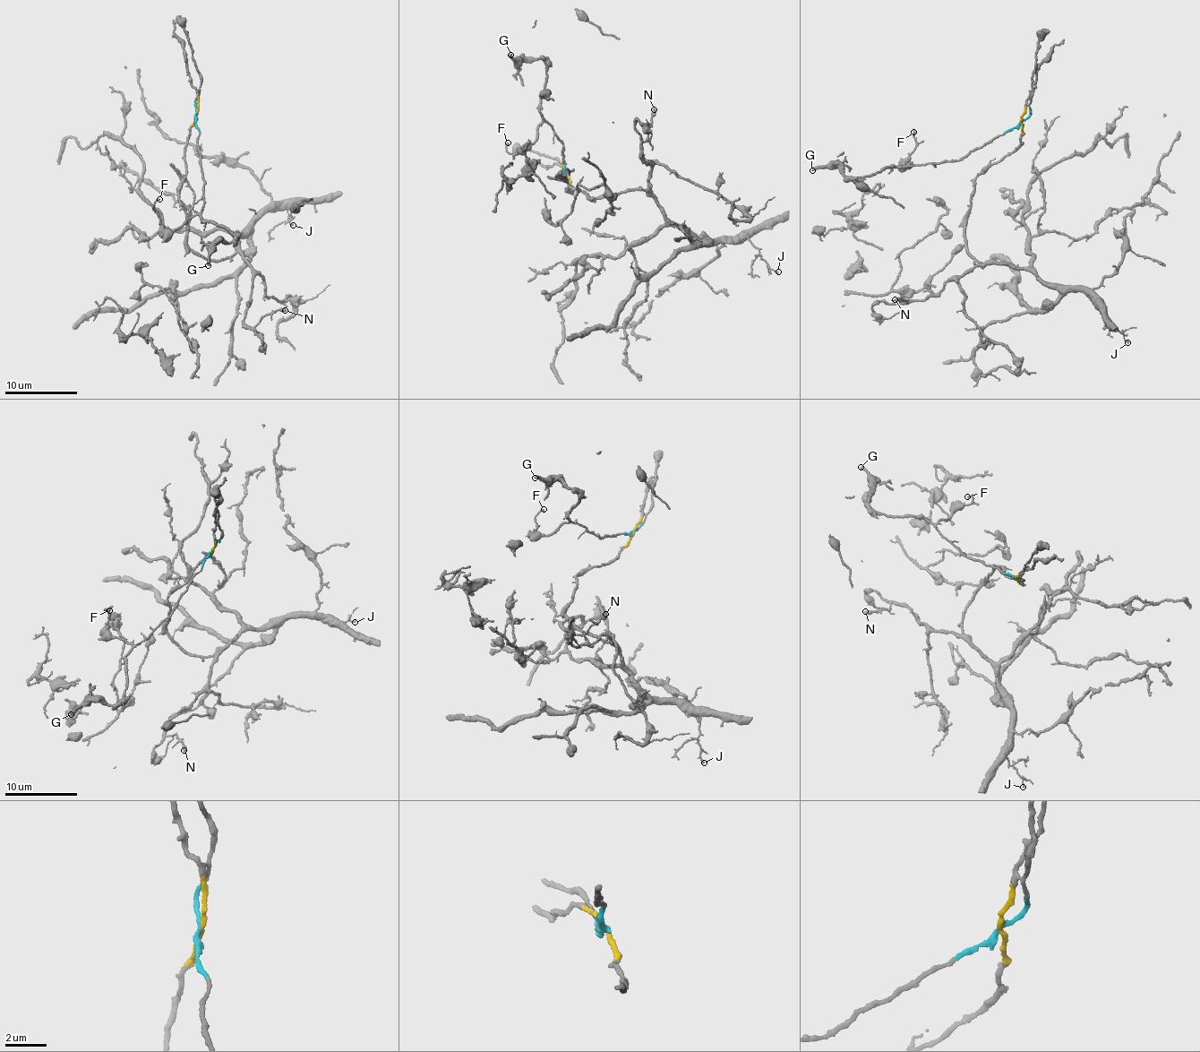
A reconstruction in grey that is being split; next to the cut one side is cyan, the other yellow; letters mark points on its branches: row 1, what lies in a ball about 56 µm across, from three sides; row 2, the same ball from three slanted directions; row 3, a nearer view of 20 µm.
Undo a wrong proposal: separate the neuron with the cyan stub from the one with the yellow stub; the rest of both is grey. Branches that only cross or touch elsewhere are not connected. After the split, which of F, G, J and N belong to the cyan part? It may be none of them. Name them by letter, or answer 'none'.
F, G

